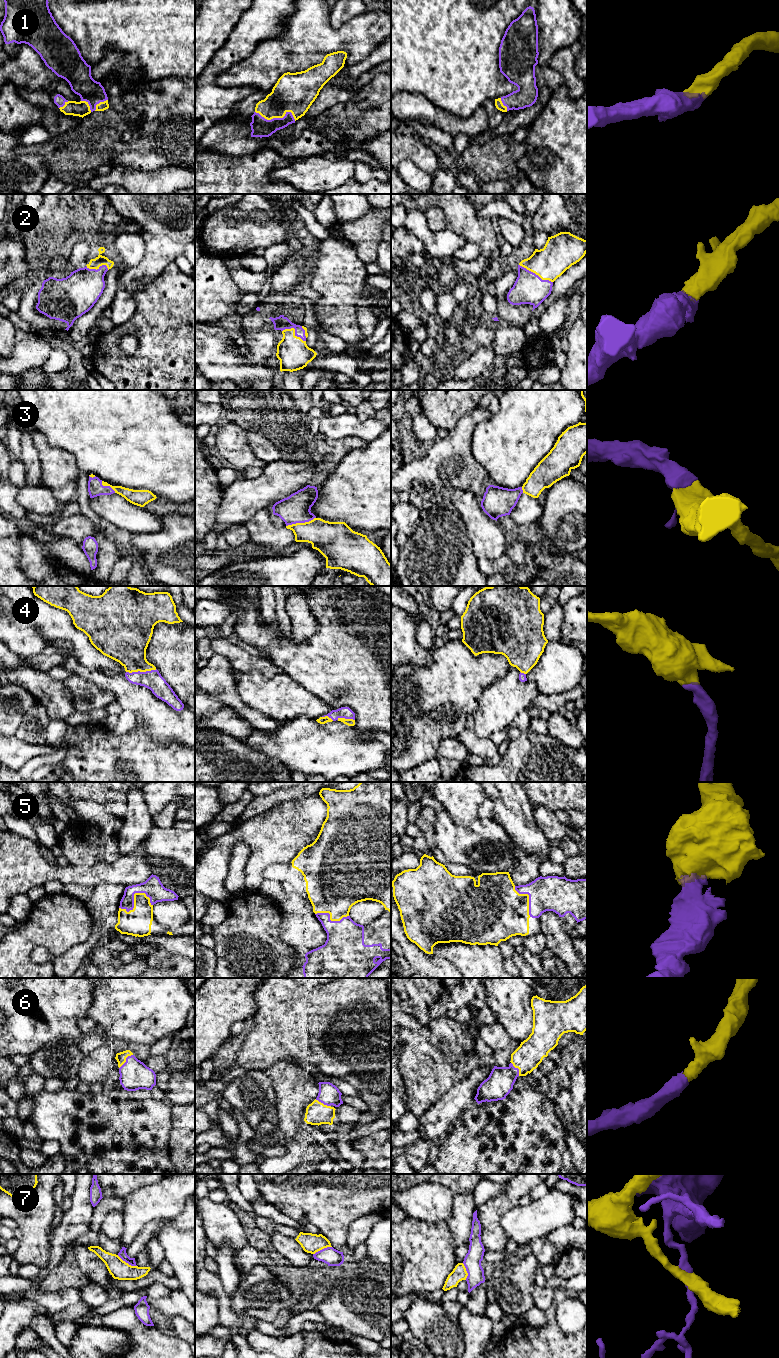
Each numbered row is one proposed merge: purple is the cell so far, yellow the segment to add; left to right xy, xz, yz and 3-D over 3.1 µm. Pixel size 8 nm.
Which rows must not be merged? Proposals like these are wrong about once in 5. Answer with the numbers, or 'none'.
7

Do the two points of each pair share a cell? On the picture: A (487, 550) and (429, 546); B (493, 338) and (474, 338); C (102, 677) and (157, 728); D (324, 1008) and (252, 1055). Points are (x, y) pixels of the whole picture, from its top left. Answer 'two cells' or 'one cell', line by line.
A: two cells
B: one cell
C: one cell
D: one cell

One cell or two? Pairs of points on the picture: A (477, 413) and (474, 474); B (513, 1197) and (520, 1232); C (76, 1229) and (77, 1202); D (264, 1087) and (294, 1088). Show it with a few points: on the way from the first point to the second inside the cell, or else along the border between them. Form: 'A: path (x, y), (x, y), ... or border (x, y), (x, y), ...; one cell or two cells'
A: path (464, 428), (464, 459); one cell
B: border (518, 1204), (501, 1216), (500, 1225); two cells
C: path (78, 1222), (78, 1209); one cell
D: border (261, 1071), (272, 1083), (275, 1093), (274, 1108); two cells

